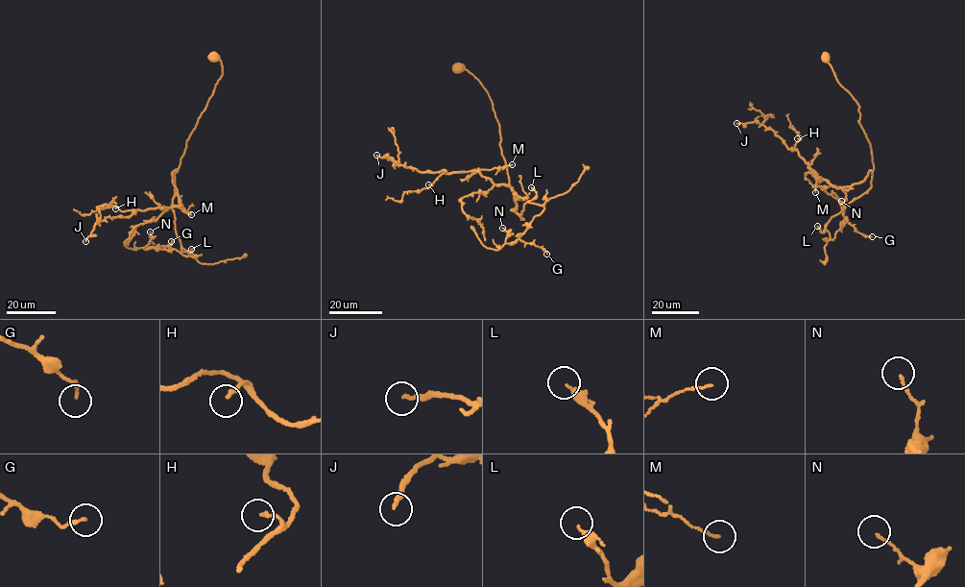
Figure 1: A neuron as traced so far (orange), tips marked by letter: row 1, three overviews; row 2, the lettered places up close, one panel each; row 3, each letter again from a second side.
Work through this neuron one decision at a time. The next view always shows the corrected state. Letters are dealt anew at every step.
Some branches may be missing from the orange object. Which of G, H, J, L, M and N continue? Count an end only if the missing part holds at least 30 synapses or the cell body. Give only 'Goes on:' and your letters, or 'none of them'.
Goes on: J

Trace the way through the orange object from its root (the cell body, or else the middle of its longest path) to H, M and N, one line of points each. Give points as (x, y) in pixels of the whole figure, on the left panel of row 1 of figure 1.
H: (213, 56), (221, 61), (222, 75), (187, 140), (180, 166), (173, 172), (180, 205), (167, 209), (115, 208)
M: (213, 56), (221, 61), (222, 75), (173, 172), (180, 205), (162, 208), (178, 207), (191, 214)
N: (213, 56), (222, 75), (174, 176), (176, 232), (190, 256), (146, 249), (150, 232)

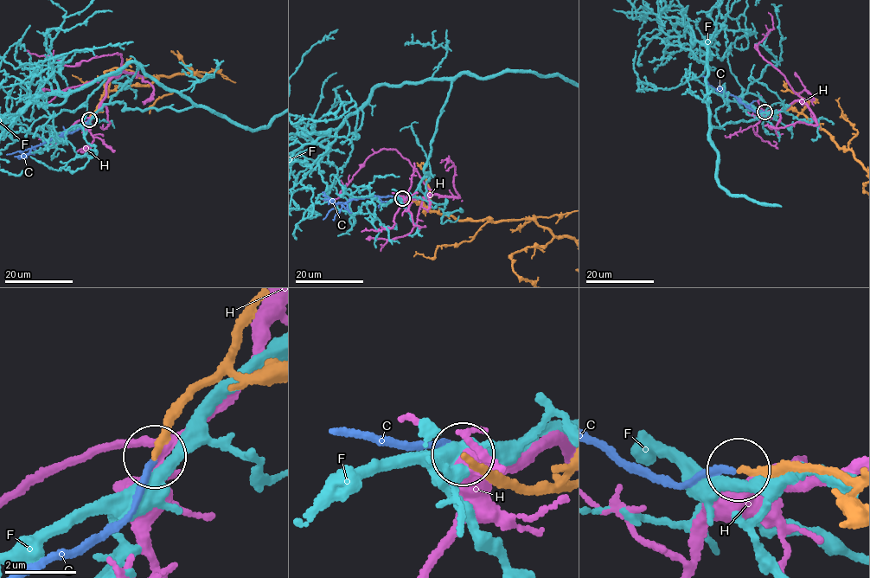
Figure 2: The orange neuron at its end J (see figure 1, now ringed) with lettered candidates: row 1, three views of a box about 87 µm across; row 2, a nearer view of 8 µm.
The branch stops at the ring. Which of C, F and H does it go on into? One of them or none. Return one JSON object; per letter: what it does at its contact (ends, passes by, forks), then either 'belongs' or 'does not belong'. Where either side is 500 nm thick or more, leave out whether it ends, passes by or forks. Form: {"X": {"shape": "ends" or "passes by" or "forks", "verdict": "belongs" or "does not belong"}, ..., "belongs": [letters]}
{"C": {"shape": "ends", "verdict": "belongs"}, "F": {"shape": "passes by", "verdict": "does not belong"}, "H": {"shape": "forks", "verdict": "does not belong"}, "belongs": ["C"]}

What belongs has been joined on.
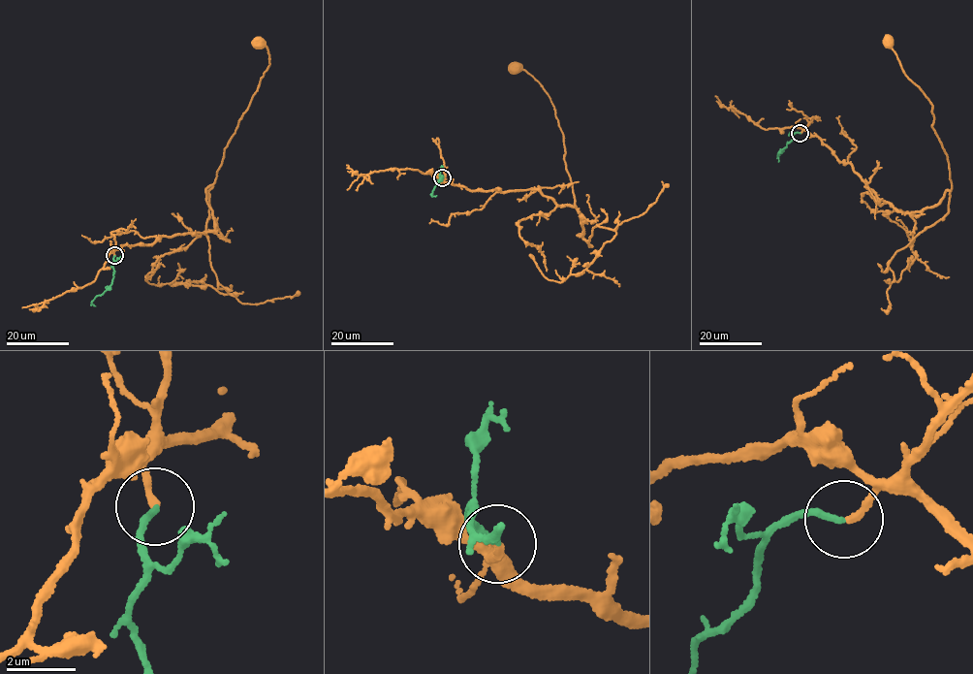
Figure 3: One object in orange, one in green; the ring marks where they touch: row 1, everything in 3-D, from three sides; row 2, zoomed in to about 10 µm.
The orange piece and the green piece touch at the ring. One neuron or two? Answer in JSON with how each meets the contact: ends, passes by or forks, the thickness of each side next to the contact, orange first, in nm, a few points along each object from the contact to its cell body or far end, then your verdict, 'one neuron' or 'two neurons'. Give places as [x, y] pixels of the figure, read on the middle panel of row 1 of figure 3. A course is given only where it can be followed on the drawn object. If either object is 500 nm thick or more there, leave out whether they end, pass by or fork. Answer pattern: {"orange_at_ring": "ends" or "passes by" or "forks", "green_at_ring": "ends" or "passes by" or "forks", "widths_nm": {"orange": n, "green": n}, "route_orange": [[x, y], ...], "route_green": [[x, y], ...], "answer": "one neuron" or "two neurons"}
{"orange_at_ring": "ends", "green_at_ring": "ends", "widths_nm": {"orange": 200, "green": 170}, "route_orange": [[442, 178], [473, 191], [537, 189], [576, 208], [582, 235], [549, 96], [516, 69]], "route_green": [[442, 178], [439, 176], [443, 177], [431, 194], [436, 195]], "answer": "one neuron"}

